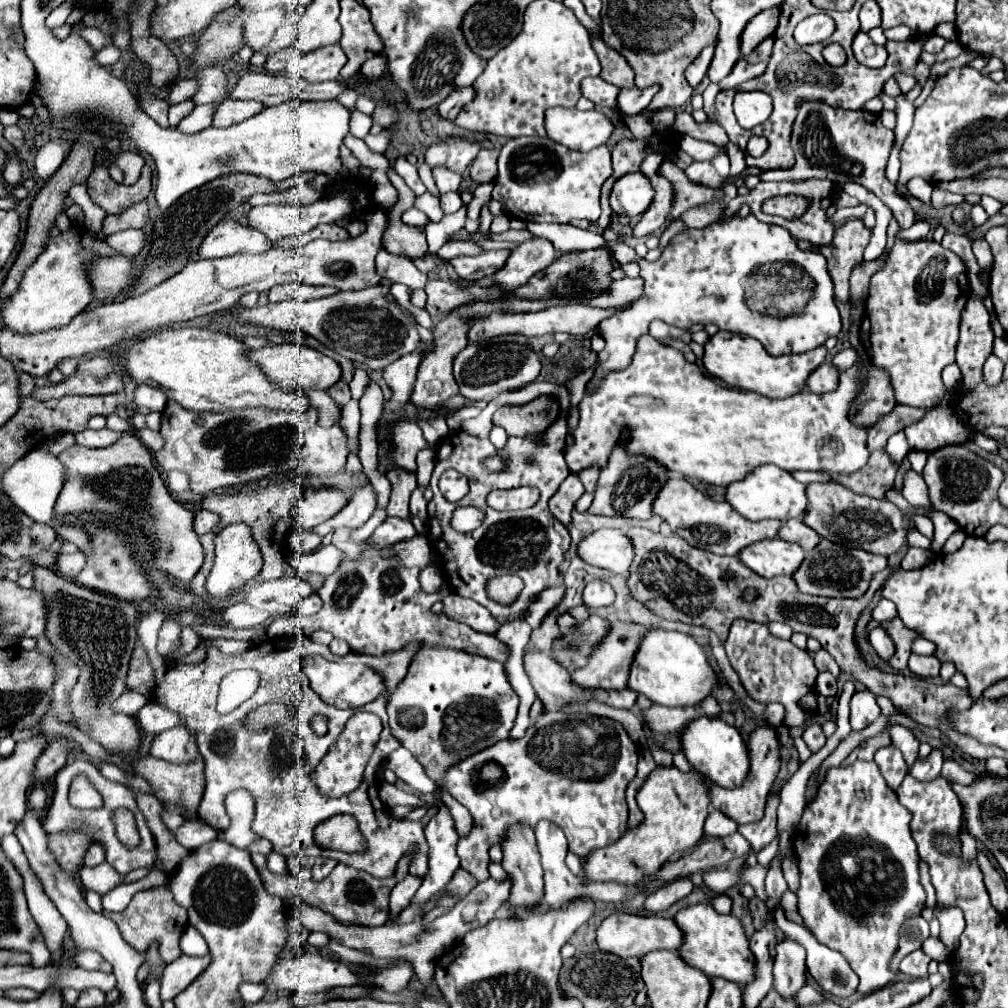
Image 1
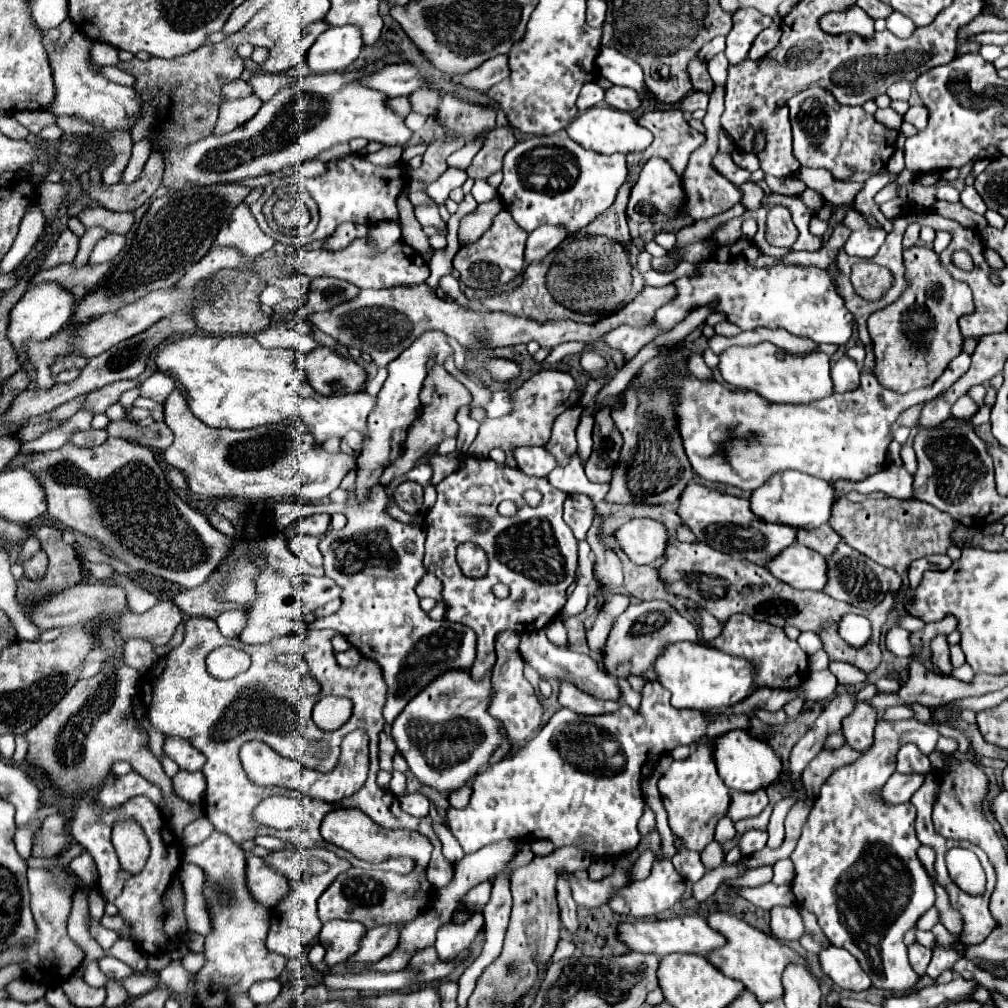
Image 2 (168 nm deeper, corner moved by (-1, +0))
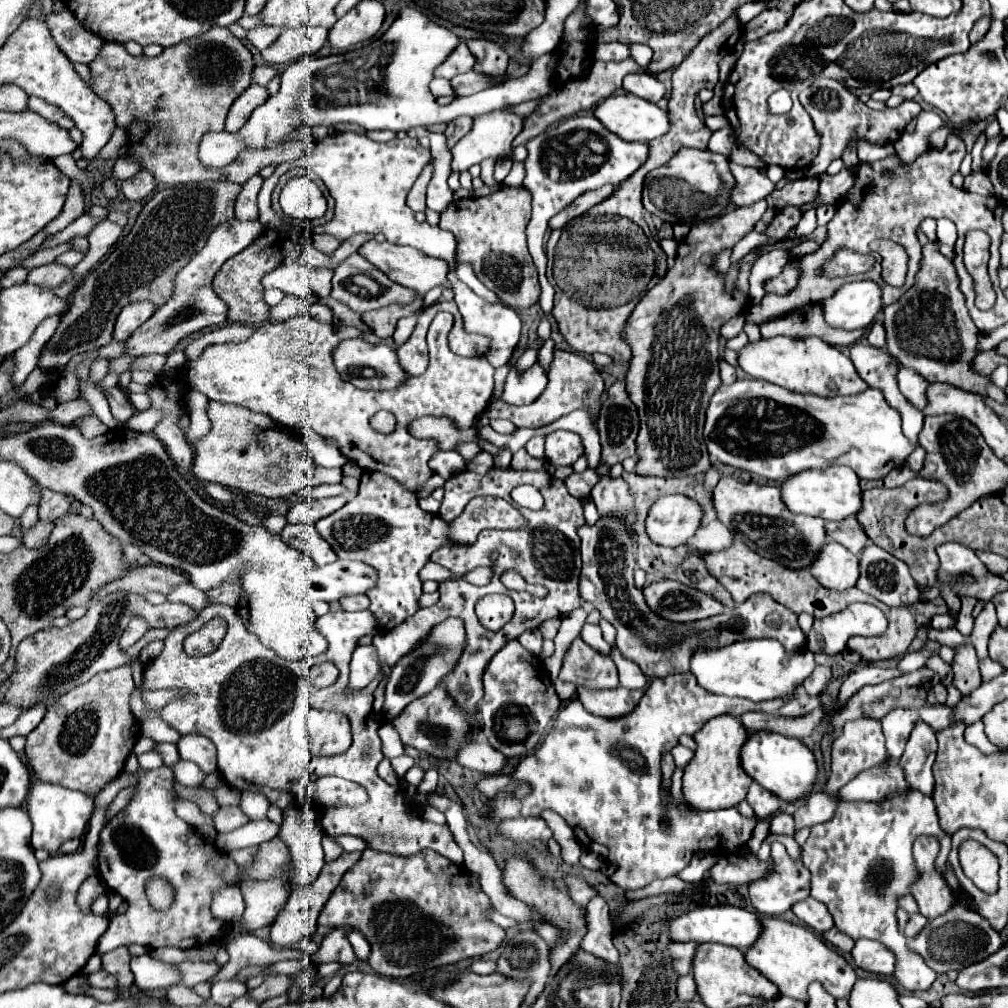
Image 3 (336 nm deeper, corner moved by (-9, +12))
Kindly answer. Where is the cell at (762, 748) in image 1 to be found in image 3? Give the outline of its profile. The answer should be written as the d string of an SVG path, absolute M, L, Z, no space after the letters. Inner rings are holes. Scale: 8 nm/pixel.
M758 782L750 786L746 800L752 806L756 818L770 818L780 810L780 800L772 792L766 792L766 788L762 788Z

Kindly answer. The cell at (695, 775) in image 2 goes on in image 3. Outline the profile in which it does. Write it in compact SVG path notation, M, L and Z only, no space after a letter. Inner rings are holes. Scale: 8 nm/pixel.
M728 714L708 720L702 726L702 730L694 734L698 748L690 764L684 768L684 786L682 786L682 796L692 808L722 810L722 808L732 808L746 798L752 778L742 770L740 750L748 740L748 736L750 734L744 728L744 724Z

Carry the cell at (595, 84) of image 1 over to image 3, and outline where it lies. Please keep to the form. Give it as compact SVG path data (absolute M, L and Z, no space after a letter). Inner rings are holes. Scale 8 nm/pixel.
M628 74L624 78L624 90L650 102L658 102L668 94L666 86L656 76L650 74Z

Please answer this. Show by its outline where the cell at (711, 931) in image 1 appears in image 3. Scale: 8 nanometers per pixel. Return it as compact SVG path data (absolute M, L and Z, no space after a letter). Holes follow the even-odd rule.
M766 918L766 932L762 932L762 940L746 952L746 960L750 960L750 964L754 964L754 968L758 968L770 982L778 984L782 994L802 1002L808 1002L808 984L812 982L820 982L824 990L838 1000L848 998L858 980L852 964L848 964L836 948L822 942L814 930L780 918Z

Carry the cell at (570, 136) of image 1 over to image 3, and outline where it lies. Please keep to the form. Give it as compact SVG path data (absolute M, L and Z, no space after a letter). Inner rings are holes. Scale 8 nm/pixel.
M618 92L618 94L612 94L608 96L596 110L594 110L594 116L606 126L610 128L610 132L618 134L622 140L626 142L648 142L648 140L654 140L654 138L660 138L664 134L670 132L670 118L668 118L668 112L658 108L656 104L644 100L644 98L638 98L630 92Z

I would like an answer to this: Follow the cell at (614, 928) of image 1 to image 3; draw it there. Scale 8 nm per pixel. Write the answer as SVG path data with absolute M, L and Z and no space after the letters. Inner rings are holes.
M724 904L724 906L700 906L670 920L670 936L674 942L720 942L726 946L738 946L748 950L762 934L762 914Z

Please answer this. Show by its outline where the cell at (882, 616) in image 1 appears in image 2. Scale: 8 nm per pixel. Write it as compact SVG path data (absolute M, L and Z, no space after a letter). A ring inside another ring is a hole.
M906 614L906 616L902 616L902 618L898 620L898 624L900 624L902 628L906 628L908 632L916 632L916 630L920 630L920 628L924 626L924 622L922 622L922 620L918 620L918 618L914 618L914 616L910 616L910 614Z

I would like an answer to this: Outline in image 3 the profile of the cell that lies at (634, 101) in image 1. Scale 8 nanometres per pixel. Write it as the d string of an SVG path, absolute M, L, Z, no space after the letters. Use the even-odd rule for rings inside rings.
M620 42L594 44L594 58L598 58L598 60L614 60L614 62L620 62L620 60L624 60L628 56L630 56L628 44L620 44Z

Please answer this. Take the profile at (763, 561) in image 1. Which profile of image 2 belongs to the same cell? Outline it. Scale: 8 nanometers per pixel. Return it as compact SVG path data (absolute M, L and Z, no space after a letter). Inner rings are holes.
M792 544L768 560L768 570L798 590L822 590L826 584L826 558L802 544Z

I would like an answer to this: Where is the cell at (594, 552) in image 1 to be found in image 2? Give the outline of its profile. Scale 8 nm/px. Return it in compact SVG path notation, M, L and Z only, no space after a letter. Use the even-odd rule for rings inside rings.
M634 518L620 526L614 532L614 538L634 564L644 566L656 562L662 556L668 534L666 528L656 520Z

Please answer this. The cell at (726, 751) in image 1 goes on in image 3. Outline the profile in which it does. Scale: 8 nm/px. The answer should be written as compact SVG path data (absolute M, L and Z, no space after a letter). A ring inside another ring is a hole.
M756 732L742 746L742 768L766 790L776 794L784 802L796 802L812 792L818 776L818 764L808 746L802 740L778 736L772 732Z

